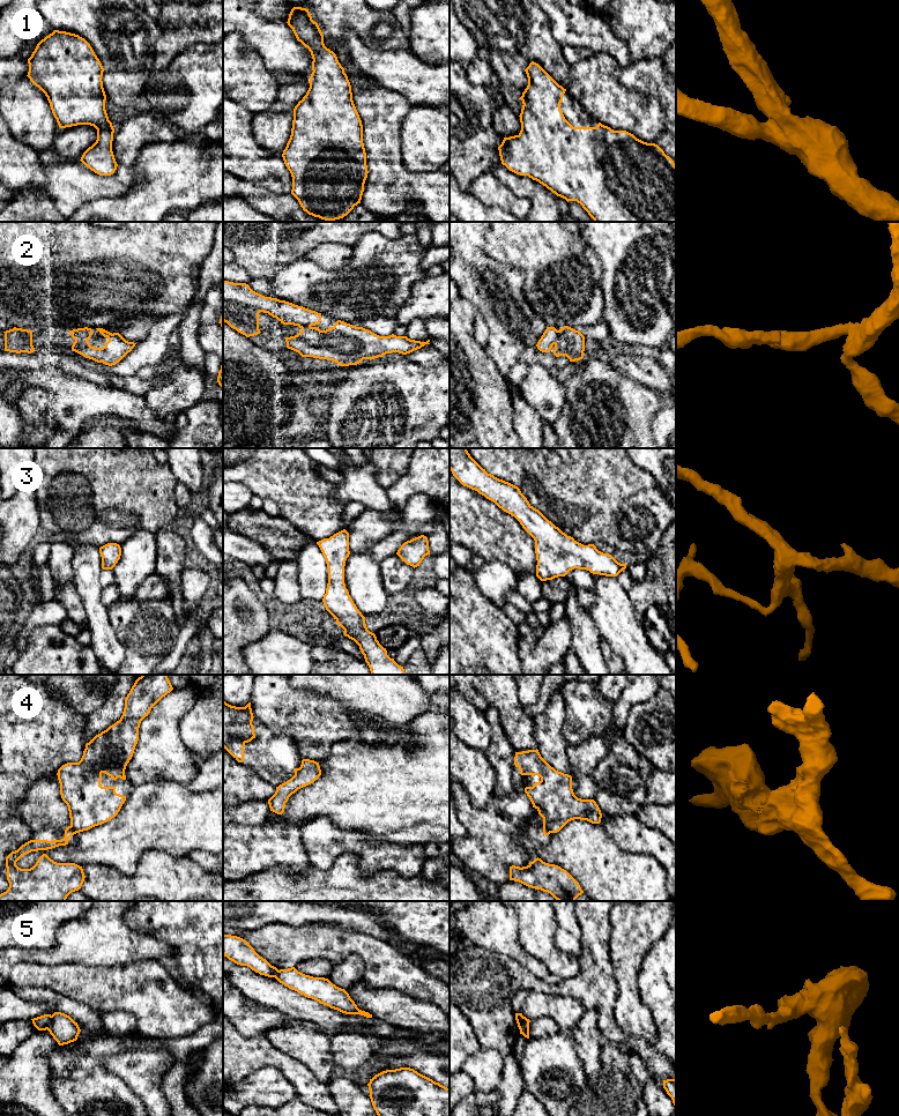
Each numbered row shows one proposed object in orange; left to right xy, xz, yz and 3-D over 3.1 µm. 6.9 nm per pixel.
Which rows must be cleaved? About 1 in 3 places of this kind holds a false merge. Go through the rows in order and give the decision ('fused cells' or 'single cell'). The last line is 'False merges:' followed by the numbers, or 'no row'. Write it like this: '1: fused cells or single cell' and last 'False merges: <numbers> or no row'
1: single cell
2: single cell
3: single cell
4: fused cells
5: fused cells
False merges: 4, 5

